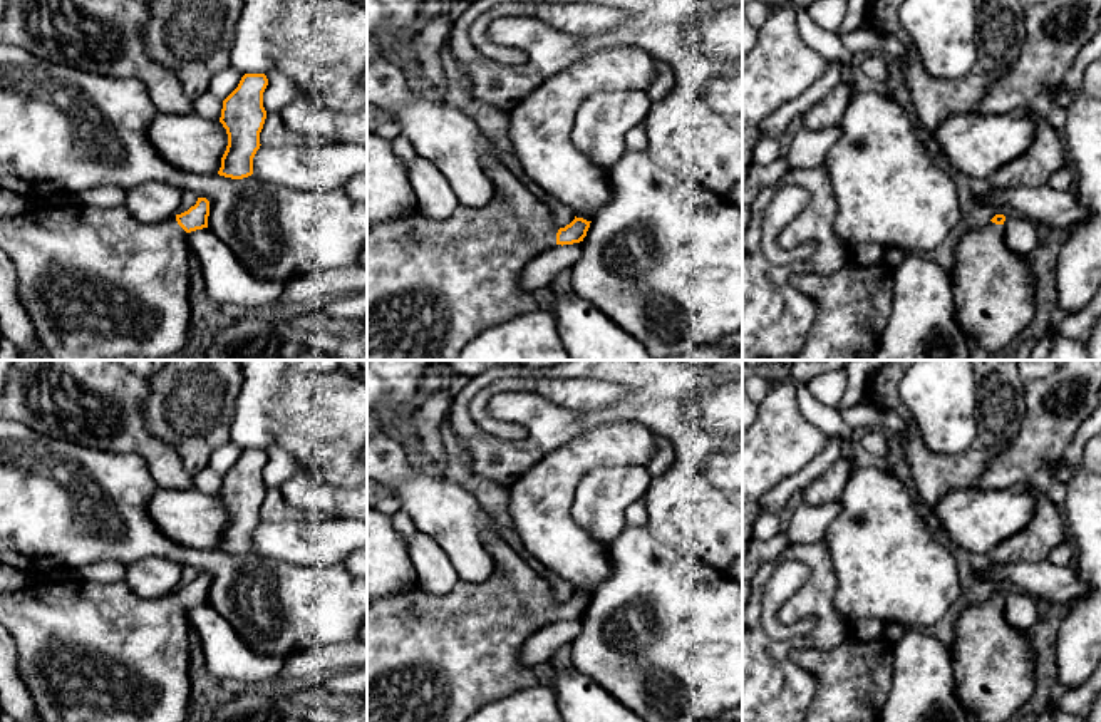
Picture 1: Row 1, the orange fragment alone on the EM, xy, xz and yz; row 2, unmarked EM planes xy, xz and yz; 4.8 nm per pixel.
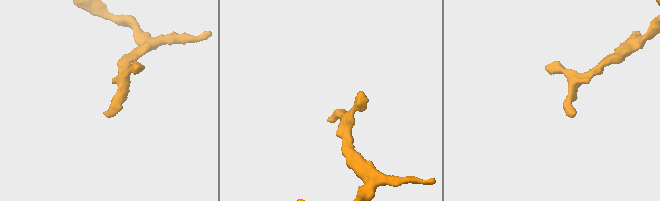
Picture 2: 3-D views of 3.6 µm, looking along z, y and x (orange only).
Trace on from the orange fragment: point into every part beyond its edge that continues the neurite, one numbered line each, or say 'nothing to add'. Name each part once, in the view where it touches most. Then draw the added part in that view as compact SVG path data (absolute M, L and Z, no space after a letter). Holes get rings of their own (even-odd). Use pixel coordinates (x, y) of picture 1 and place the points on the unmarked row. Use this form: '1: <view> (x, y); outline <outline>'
1: xy (87, 652); outline M77 576L67 581L32 580L25 588L0 593L0 625L12 635L17 647L17 662L22 680L34 699L42 722L184 722L189 709L189 625L186 606L178 600L176 591L158 596L141 598L126 581L96 583Z

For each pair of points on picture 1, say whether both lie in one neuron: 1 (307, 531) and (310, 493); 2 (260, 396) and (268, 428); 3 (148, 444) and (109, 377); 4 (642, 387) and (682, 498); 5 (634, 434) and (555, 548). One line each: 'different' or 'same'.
1: different
2: same
3: same
4: same
5: same

